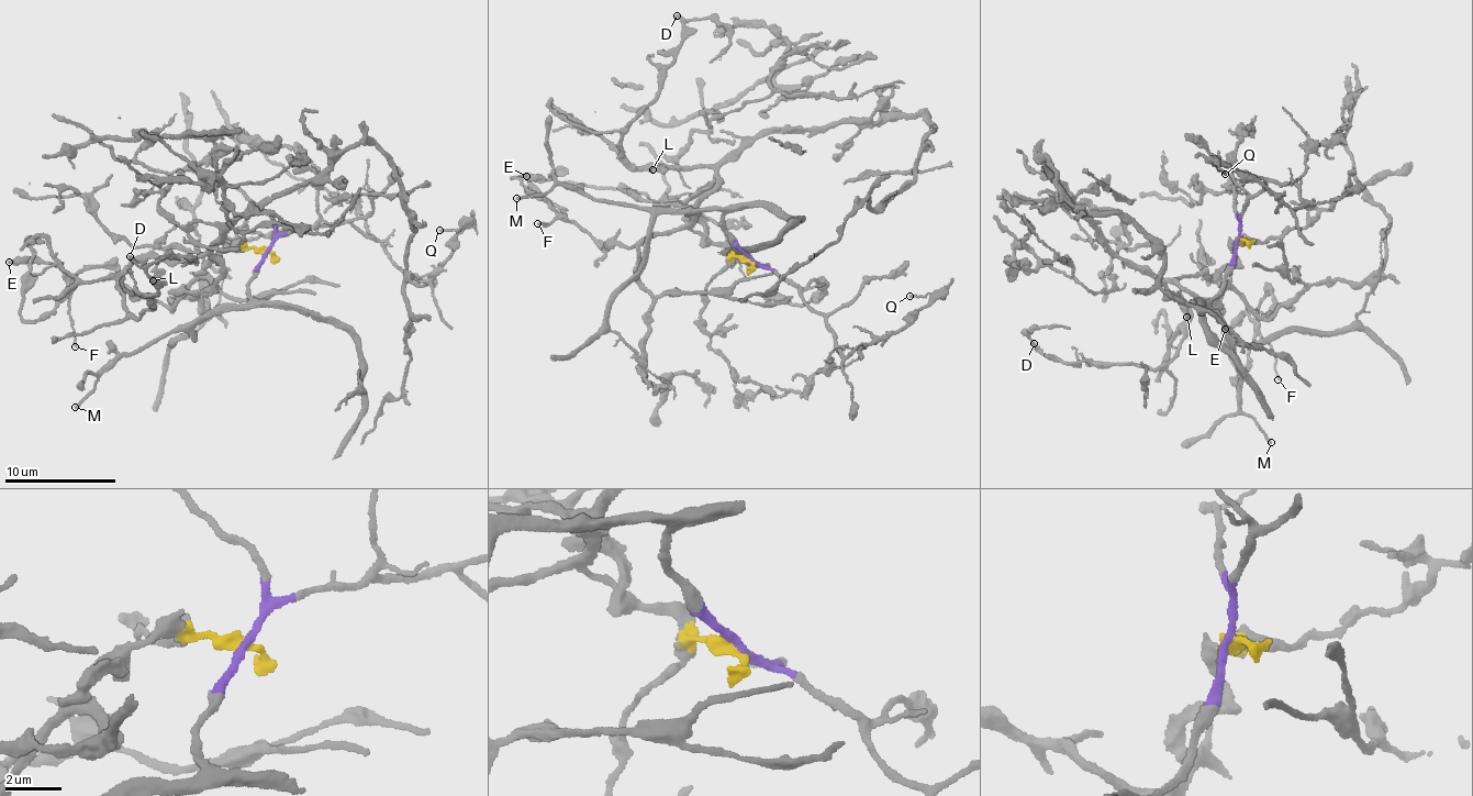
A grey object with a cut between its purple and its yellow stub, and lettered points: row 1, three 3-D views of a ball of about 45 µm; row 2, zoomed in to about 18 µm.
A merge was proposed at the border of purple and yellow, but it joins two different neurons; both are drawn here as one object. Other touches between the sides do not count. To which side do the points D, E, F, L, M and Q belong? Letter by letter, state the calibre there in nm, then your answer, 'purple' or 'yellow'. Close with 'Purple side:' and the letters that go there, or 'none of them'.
D: calibre 170 nm; yellow
E: calibre 240 nm; yellow
F: calibre 140 nm; yellow
L: calibre 240 nm; yellow
M: calibre 200 nm; purple
Q: calibre 150 nm; purple
Purple side: M, Q

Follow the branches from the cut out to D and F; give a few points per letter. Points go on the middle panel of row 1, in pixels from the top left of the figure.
D: (750, 258), (736, 258), (693, 219), (716, 187), (709, 166), (648, 169), (617, 147), (681, 43), (677, 14)
F: (750, 258), (736, 258), (691, 230), (668, 231), (606, 251), (572, 222), (560, 218), (537, 223)

